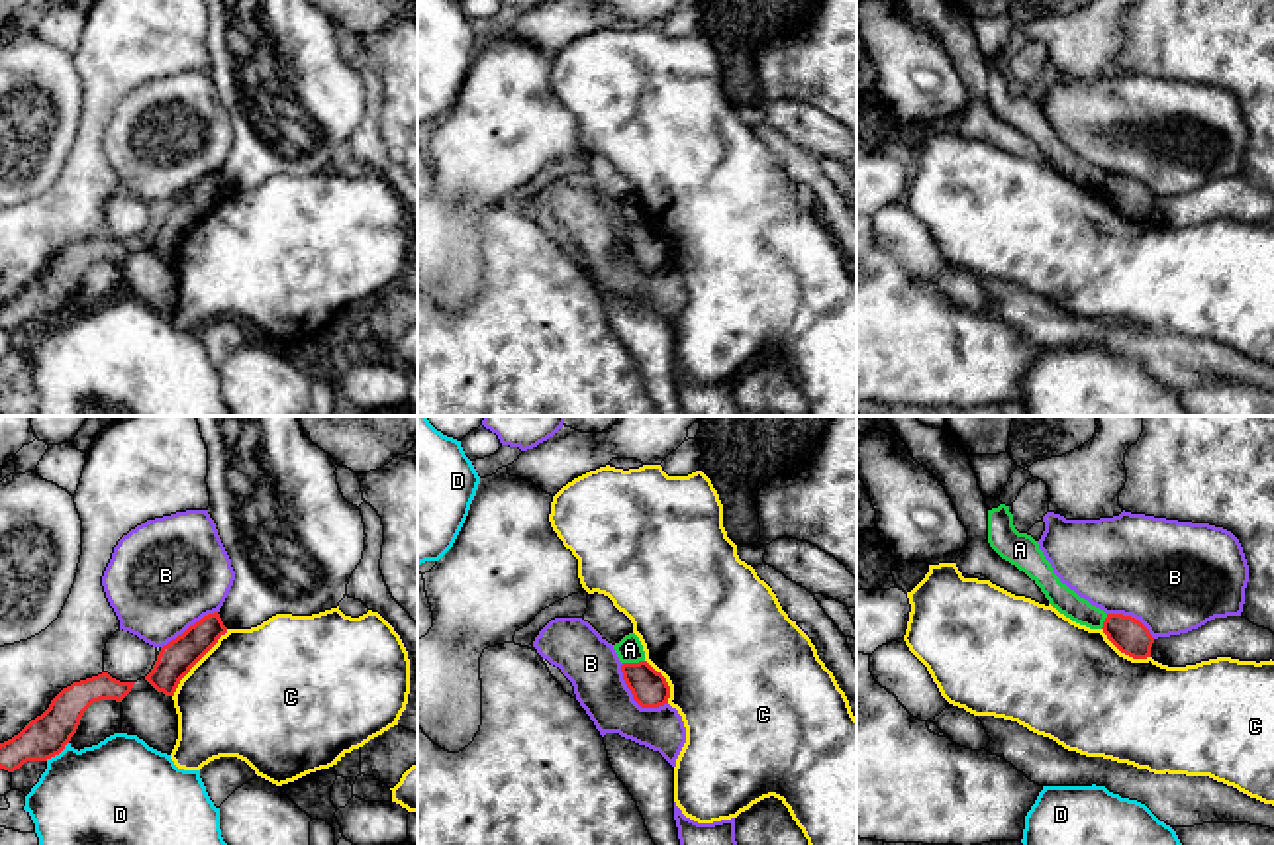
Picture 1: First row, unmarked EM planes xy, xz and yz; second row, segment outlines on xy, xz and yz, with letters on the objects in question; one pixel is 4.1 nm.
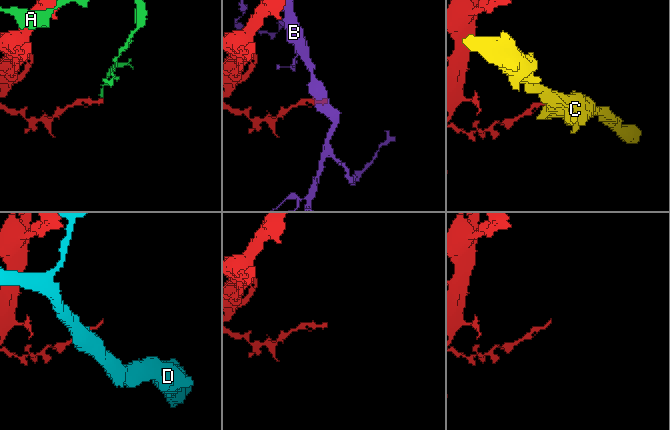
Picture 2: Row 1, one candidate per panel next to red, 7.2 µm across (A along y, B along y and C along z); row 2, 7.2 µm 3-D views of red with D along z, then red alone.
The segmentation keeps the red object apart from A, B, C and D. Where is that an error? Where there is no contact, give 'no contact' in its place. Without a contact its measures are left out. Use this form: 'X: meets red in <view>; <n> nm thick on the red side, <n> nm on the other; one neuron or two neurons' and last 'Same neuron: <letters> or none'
A: meets red in xz; 150 nm thick on the red side, 110 nm on the other; two neurons
B: meets red in xz; 150 nm thick on the red side, 220 nm on the other; two neurons
C: meets red in xy; 150 nm thick on the red side, 480 nm on the other; two neurons
D: meets red in xy; 170 nm thick on the red side, 420 nm on the other; two neurons
Same neuron: none

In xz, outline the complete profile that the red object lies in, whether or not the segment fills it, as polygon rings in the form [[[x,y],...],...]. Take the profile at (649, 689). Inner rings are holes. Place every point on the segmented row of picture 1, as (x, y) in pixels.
[[[647,661],[623,663],[623,680],[641,708],[659,708],[668,704],[670,686]]]

